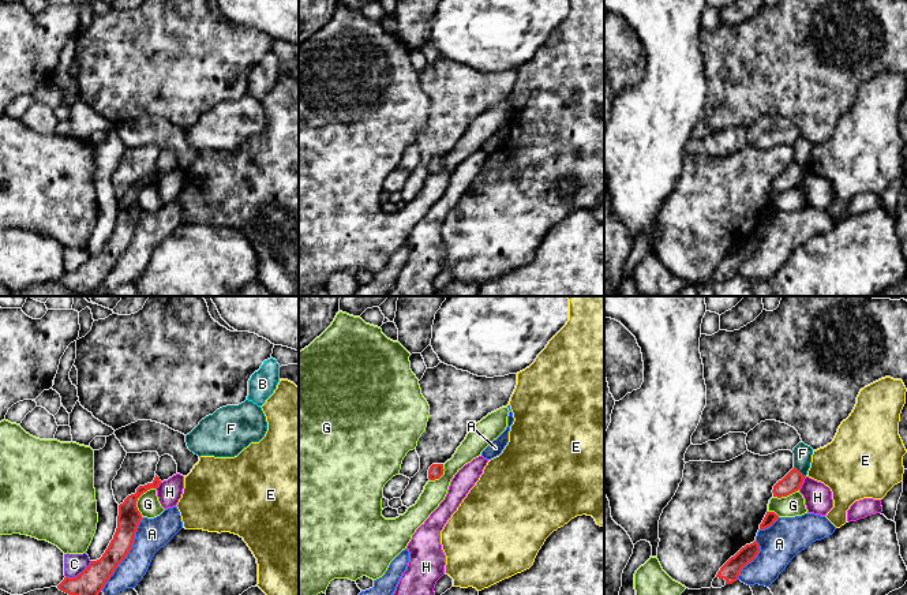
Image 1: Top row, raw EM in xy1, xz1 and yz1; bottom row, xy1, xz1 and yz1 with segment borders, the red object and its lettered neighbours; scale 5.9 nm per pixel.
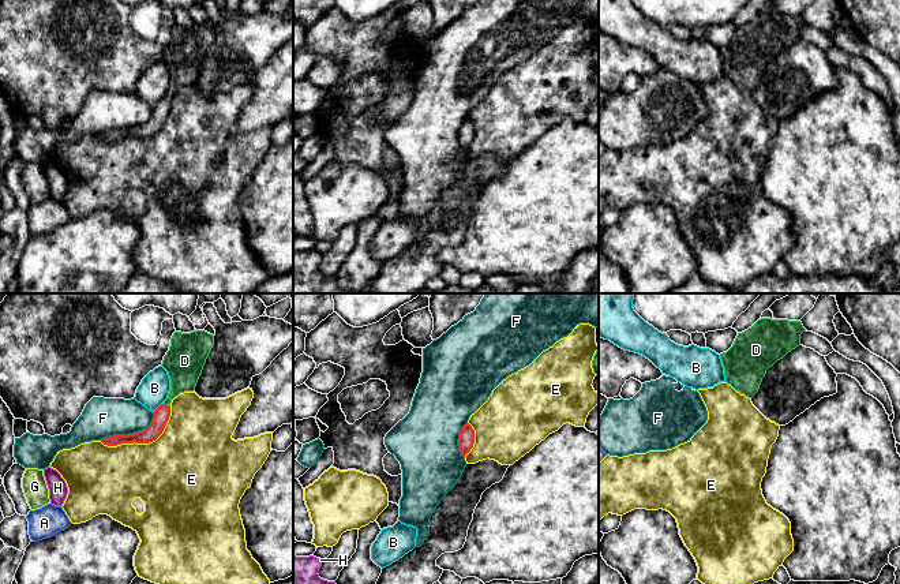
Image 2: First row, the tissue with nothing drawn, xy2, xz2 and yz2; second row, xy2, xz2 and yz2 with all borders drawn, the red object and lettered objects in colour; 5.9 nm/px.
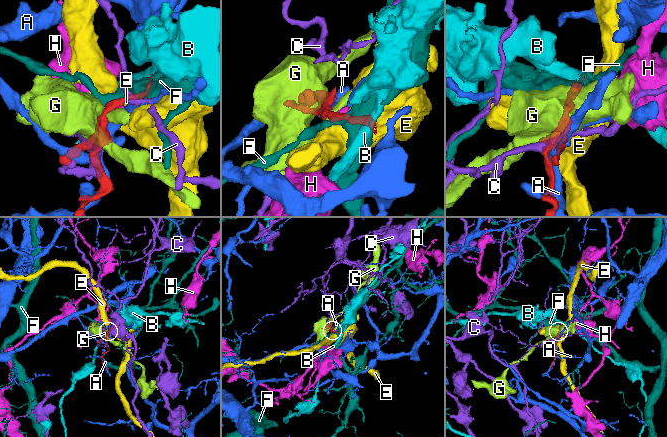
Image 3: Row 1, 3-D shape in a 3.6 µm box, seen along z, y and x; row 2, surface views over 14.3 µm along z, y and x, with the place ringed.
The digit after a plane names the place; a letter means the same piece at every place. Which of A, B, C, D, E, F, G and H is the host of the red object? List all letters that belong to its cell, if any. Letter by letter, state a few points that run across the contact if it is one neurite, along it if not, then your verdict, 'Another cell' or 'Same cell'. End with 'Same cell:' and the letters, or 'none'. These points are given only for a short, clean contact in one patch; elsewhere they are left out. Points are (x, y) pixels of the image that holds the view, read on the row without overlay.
A: Another cell
B: Line: xy2 (162, 97), (153, 107). Another cell
C: Another cell
D: Line: xy2 (161, 109), (167, 100), (183, 72), (184, 62). Same cell
E: Another cell
F: Another cell
G: Line: xy1 (154, 182), (145, 186), (137, 195), (137, 204), (141, 210). Another cell
H: Line: yz1 (805, 171), (798, 183). Another cell
Same cell: D

